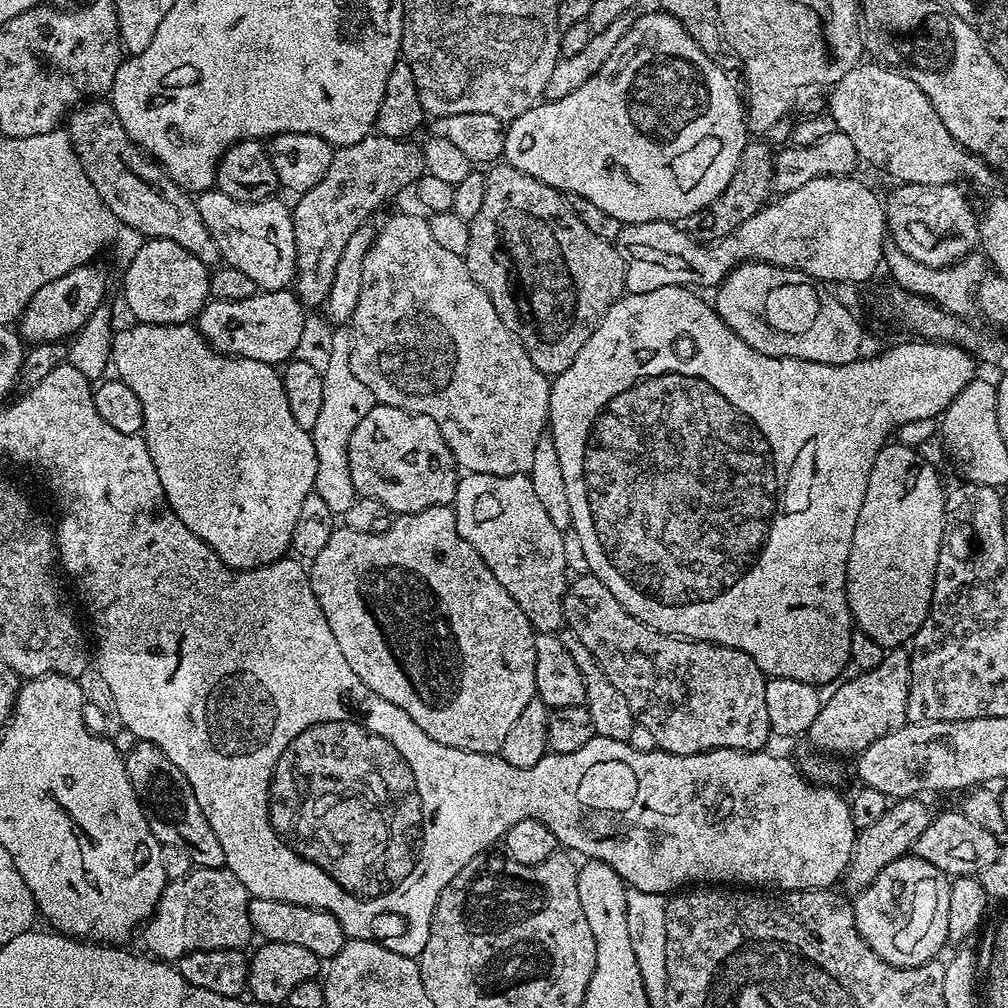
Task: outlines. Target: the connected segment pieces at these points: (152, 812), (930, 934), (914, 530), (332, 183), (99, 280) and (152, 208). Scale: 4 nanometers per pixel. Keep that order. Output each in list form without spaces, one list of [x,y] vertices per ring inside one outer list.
[[[137,740],[134,750],[123,753],[123,758],[130,786],[134,786],[134,794],[146,814],[146,822],[160,845],[179,846],[197,868],[225,867],[222,842],[218,842],[218,834],[210,830],[210,822],[206,822],[206,814],[202,814],[198,798],[194,798],[194,790],[190,782],[186,782],[186,774],[182,774],[182,770],[178,770],[178,766],[174,766],[174,762],[154,746],[154,742]]]
[[[915,854],[899,856],[894,862],[890,862],[890,866],[886,866],[886,870],[882,870],[882,874],[878,874],[878,878],[874,878],[870,887],[855,897],[854,911],[858,934],[862,934],[862,938],[870,946],[870,950],[878,954],[878,958],[899,968],[929,964],[941,955],[939,952],[943,950],[944,944],[949,943],[946,928],[950,911],[949,877],[942,870],[938,870],[938,866],[930,866],[930,862]]]
[[[889,442],[884,445],[878,458],[874,458],[874,466],[870,470],[870,482],[866,486],[866,498],[862,501],[862,510],[858,510],[858,526],[854,526],[854,542],[850,546],[850,558],[848,559],[848,609],[852,611],[855,627],[859,631],[873,639],[885,650],[899,648],[907,645],[912,637],[916,635],[926,614],[930,610],[932,601],[932,587],[934,586],[934,574],[938,566],[938,554],[944,541],[944,497],[946,495],[945,485],[940,485],[940,476],[932,464],[927,464],[915,447],[899,442]]]
[[[370,134],[362,138],[362,142],[345,144],[333,151],[326,178],[303,193],[297,204],[291,205],[296,247],[294,291],[305,309],[319,309],[327,300],[334,270],[338,270],[338,258],[342,258],[342,250],[346,250],[350,234],[369,223],[373,219],[371,216],[391,196],[398,195],[403,188],[411,189],[416,179],[423,175],[423,150],[411,139]]]
[[[92,262],[85,264],[64,277],[55,278],[34,293],[18,320],[19,335],[25,341],[42,344],[54,344],[74,337],[105,299],[106,276],[102,269],[95,266]]]
[[[92,98],[81,103],[67,117],[66,131],[91,185],[126,226],[150,240],[178,242],[182,250],[190,250],[190,254],[203,264],[216,266],[221,263],[218,242],[210,238],[210,230],[206,230],[202,214],[198,214],[195,199],[179,188],[164,169],[134,143],[130,134],[126,134],[118,114],[107,99]]]

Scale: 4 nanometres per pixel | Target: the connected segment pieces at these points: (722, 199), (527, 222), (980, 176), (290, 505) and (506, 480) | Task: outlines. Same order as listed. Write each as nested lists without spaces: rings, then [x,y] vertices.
[[[756,142],[748,143],[742,150],[742,158],[738,162],[734,178],[730,178],[726,190],[722,190],[722,194],[718,194],[718,198],[714,198],[710,207],[698,210],[686,217],[682,222],[684,231],[689,232],[696,240],[711,242],[720,240],[726,234],[738,230],[738,226],[742,226],[742,222],[746,222],[746,218],[754,218],[754,214],[761,212],[764,205],[769,203],[774,192],[773,174],[773,149],[770,150],[766,145],[756,144]]]
[[[497,162],[487,169],[486,194],[483,195],[482,207],[478,210],[478,214],[474,214],[474,218],[468,221],[468,229],[470,240],[463,258],[464,264],[470,270],[472,280],[478,282],[482,290],[486,290],[490,302],[494,302],[494,310],[498,310],[498,318],[502,318],[502,322],[506,322],[506,330],[513,332],[518,342],[522,342],[522,350],[530,354],[530,362],[534,362],[534,366],[538,366],[538,370],[549,378],[560,376],[568,369],[570,362],[578,358],[578,350],[582,350],[582,346],[590,342],[590,334],[594,334],[594,330],[600,325],[602,318],[610,310],[610,306],[614,306],[614,302],[625,295],[626,270],[622,254],[618,254],[613,241],[596,237],[584,225],[582,218],[574,214],[565,193],[559,192],[557,188],[552,188],[549,184],[543,184],[538,178],[530,178],[530,174],[522,174],[513,164],[507,162]]]
[[[861,62],[847,71],[831,87],[828,114],[835,122],[837,131],[844,132],[854,144],[855,152],[863,163],[867,162],[896,179],[897,183],[912,185],[948,185],[968,180],[982,188],[995,191],[1001,175],[989,167],[980,156],[971,155],[961,147],[946,129],[938,112],[926,94],[910,78],[878,62]]]
[[[139,322],[129,323],[129,328],[124,328],[115,333],[112,338],[111,351],[111,367],[116,372],[115,375],[122,382],[126,382],[126,386],[130,386],[130,390],[134,390],[134,395],[138,397],[138,402],[142,402],[142,418],[144,419],[143,437],[146,446],[150,450],[150,458],[154,458],[154,466],[158,470],[158,478],[162,482],[162,490],[166,494],[166,498],[170,502],[170,506],[174,510],[174,514],[178,514],[178,518],[182,518],[182,522],[186,522],[186,526],[190,526],[190,530],[194,530],[194,534],[198,534],[198,538],[202,538],[202,542],[206,542],[206,546],[210,546],[222,558],[222,562],[226,562],[228,568],[261,568],[263,564],[273,564],[276,560],[283,560],[289,555],[292,546],[292,535],[294,534],[294,522],[298,522],[298,514],[302,511],[302,501],[316,487],[316,475],[318,474],[318,454],[314,454],[314,442],[312,441],[312,433],[302,430],[302,426],[298,426],[298,422],[294,422],[294,414],[290,414],[290,402],[286,402],[286,390],[284,389],[284,381],[281,373],[275,367],[266,362],[254,362],[250,358],[242,358],[241,356],[224,356],[221,352],[216,352],[209,348],[205,333],[200,333],[198,329],[192,328],[191,323],[186,324],[141,324]]]
[[[469,472],[461,475],[456,482],[456,525],[458,534],[478,550],[482,562],[490,566],[490,574],[502,582],[506,594],[522,606],[522,614],[530,618],[533,628],[540,634],[556,634],[564,624],[564,594],[570,583],[563,538],[565,533],[550,522],[531,486],[528,474],[523,476],[495,476]]]

